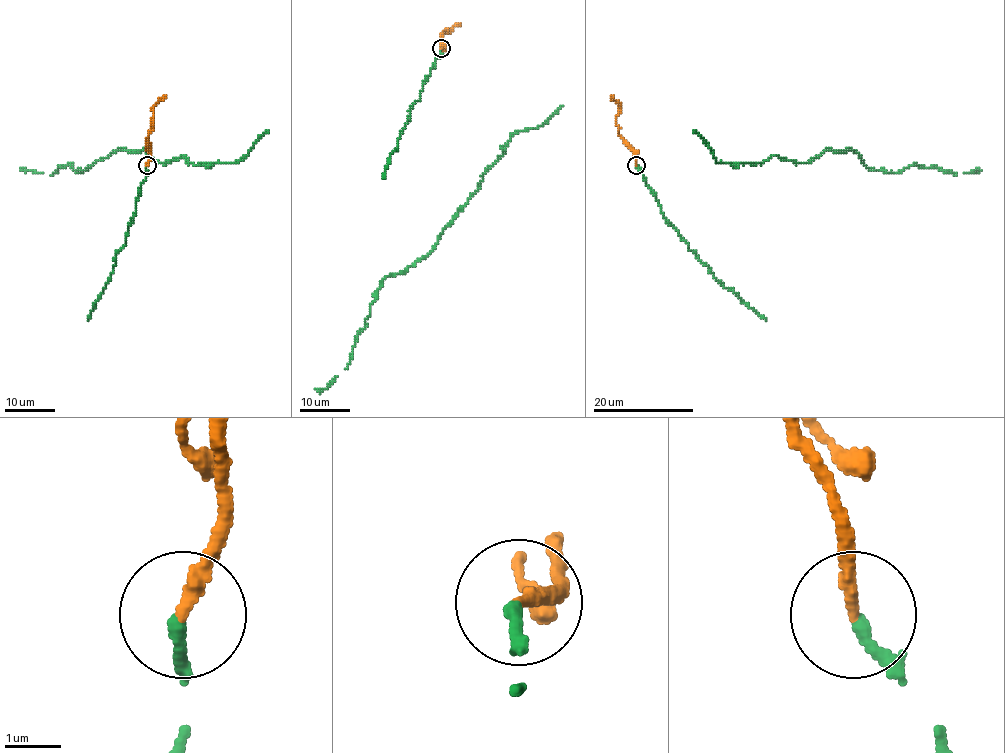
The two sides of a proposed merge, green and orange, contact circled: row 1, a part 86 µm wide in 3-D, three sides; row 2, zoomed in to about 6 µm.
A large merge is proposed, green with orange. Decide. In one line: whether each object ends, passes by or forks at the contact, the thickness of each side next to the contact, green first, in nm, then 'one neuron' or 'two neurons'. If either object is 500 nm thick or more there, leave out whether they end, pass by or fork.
green ends there; orange ends there; 240 nm thick on the green side, 240 nm on the other; two neurons

